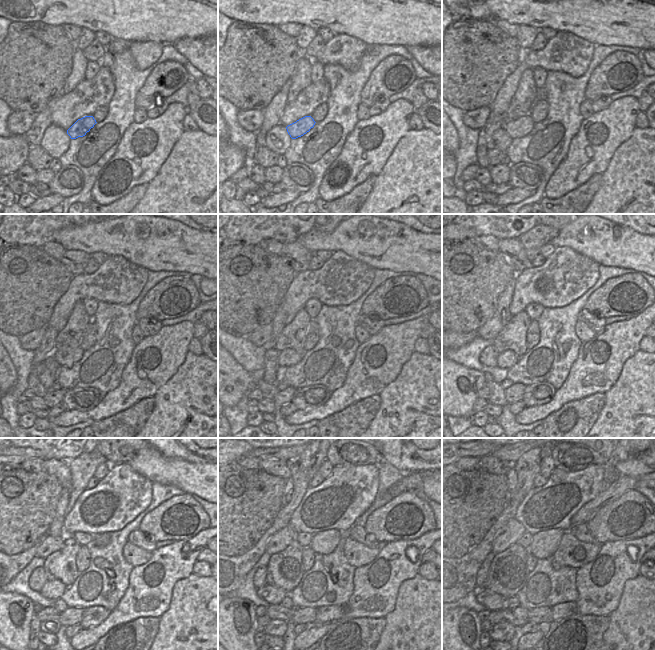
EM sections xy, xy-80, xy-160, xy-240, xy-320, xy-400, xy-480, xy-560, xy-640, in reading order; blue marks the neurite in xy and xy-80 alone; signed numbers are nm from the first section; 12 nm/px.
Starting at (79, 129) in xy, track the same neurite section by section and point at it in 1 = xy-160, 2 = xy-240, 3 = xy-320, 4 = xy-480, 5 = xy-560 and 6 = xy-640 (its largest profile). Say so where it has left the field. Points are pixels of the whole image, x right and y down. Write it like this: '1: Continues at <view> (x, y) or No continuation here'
1: Continues at xy-160 (520, 127)
2: Continues at xy-240 (66, 356)
3: Continues at xy-320 (288, 357)
4: Continues at xy-480 (53, 590)
5: Continues at xy-560 (273, 595)
6: Continues at xy-640 (493, 602)

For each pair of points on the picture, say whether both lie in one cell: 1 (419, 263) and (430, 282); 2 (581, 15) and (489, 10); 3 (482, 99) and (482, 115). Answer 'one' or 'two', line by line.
1: two
2: one
3: two

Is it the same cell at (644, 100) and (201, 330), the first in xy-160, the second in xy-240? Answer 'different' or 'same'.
same

